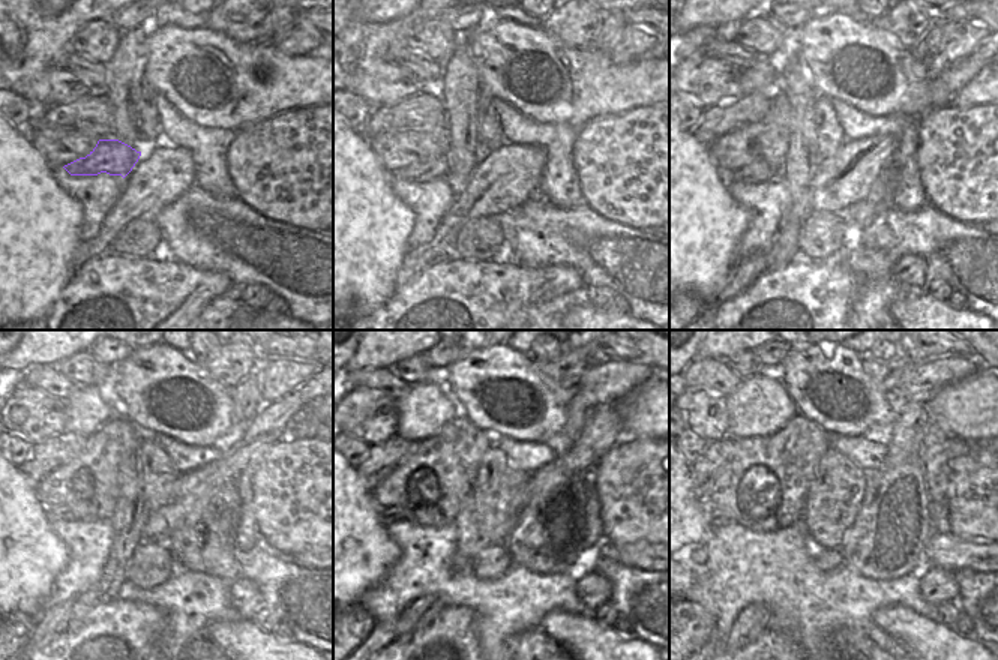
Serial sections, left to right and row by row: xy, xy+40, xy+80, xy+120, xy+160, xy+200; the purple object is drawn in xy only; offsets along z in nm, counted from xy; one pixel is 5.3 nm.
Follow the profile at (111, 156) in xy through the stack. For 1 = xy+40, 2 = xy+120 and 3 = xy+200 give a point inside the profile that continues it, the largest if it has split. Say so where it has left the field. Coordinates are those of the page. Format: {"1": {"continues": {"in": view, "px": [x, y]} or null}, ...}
{"1": {"continues": {"in": "xy+40", "px": [437, 168]}}, "2": {"continues": {"in": "xy+120", "px": [53, 512]}}, "3": {"continues": {"in": "xy+200", "px": [715, 518]}}}

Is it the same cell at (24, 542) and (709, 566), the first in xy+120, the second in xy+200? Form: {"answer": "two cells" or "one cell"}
{"answer": "two cells"}

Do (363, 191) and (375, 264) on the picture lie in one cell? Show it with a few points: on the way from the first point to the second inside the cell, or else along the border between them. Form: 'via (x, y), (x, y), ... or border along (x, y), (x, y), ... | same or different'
via (363, 209), (363, 246) | same

